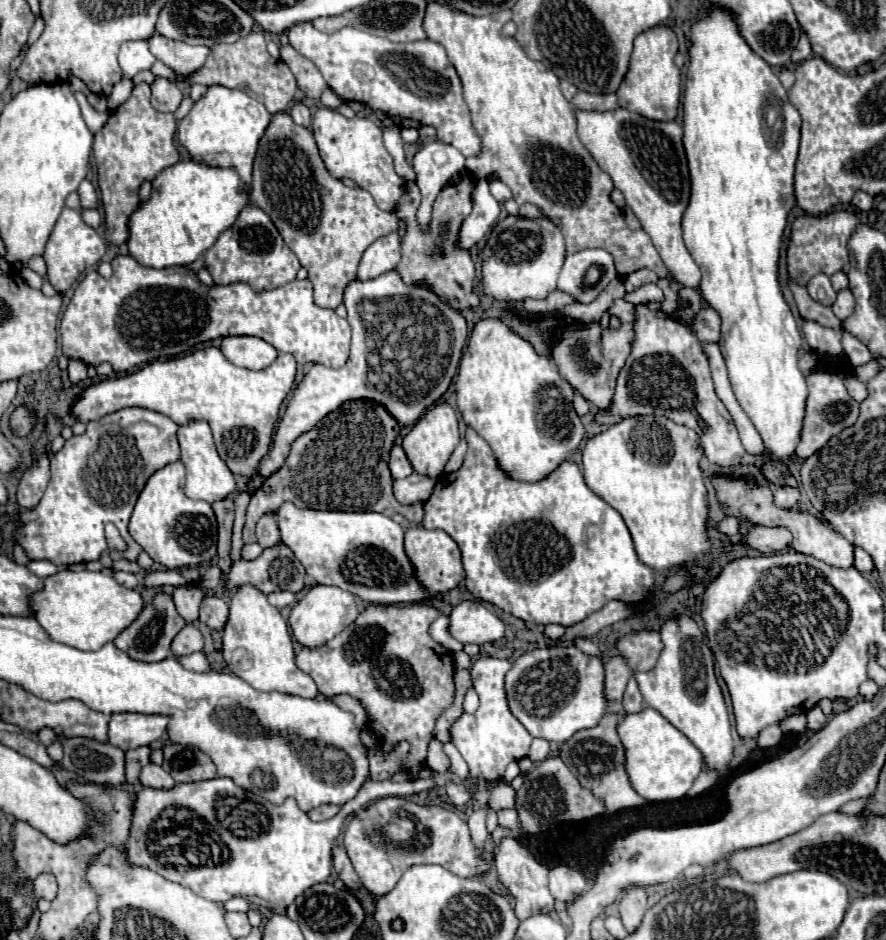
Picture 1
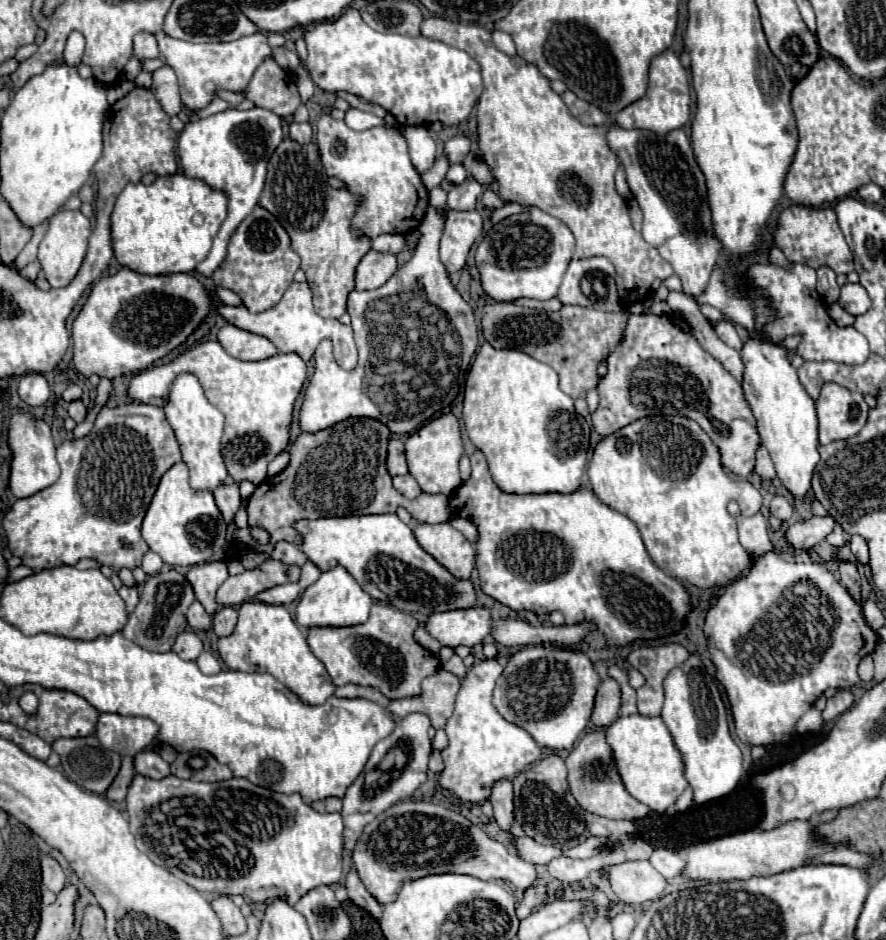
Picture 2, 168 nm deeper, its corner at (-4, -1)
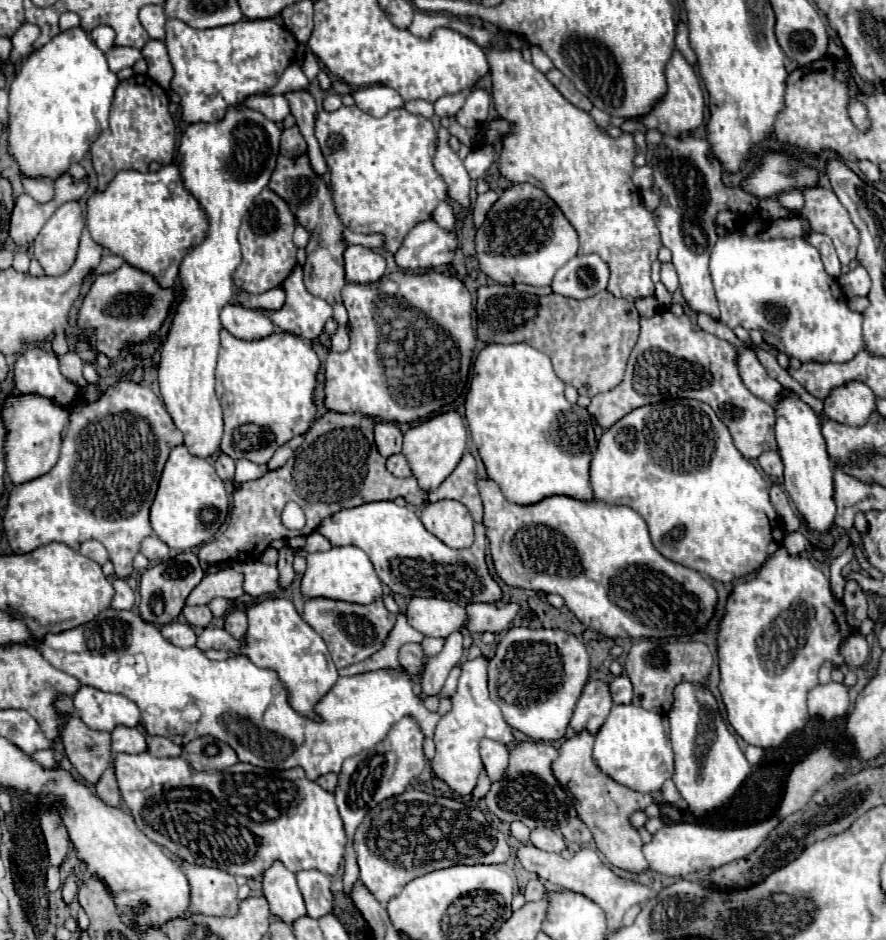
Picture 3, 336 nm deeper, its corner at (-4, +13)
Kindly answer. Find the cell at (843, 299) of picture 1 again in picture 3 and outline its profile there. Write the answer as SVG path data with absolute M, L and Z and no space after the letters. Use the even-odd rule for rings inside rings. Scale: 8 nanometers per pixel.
M862 265L852 269L850 273L838 277L838 283L848 299L856 297L856 295L868 295L868 291L870 291L870 275Z

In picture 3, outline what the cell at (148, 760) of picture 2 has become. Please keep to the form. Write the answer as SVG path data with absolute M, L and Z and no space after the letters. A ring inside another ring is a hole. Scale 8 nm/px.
M116 725L110 731L112 735L112 751L114 753L142 753L146 751L146 737L140 727L124 727Z

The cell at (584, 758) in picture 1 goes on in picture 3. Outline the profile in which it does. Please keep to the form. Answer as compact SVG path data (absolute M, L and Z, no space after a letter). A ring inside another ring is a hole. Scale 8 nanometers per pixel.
M578 733L572 739L566 739L558 749L558 759L552 763L552 773L560 781L562 789L572 795L572 803L576 805L578 817L588 825L598 849L606 855L606 859L620 869L642 873L648 869L648 863L642 853L644 843L636 827L630 825L630 815L638 809L648 807L654 801L654 797L632 791L604 775L592 761L592 745L594 737L590 733Z

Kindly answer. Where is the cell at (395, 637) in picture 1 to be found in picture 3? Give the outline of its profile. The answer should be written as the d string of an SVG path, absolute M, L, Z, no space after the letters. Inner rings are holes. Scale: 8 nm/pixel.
M314 597L304 603L302 617L326 641L332 661L338 669L358 663L376 653L396 623L396 615L384 607L382 599L376 599L370 605L358 605L346 601L332 601L326 597Z

